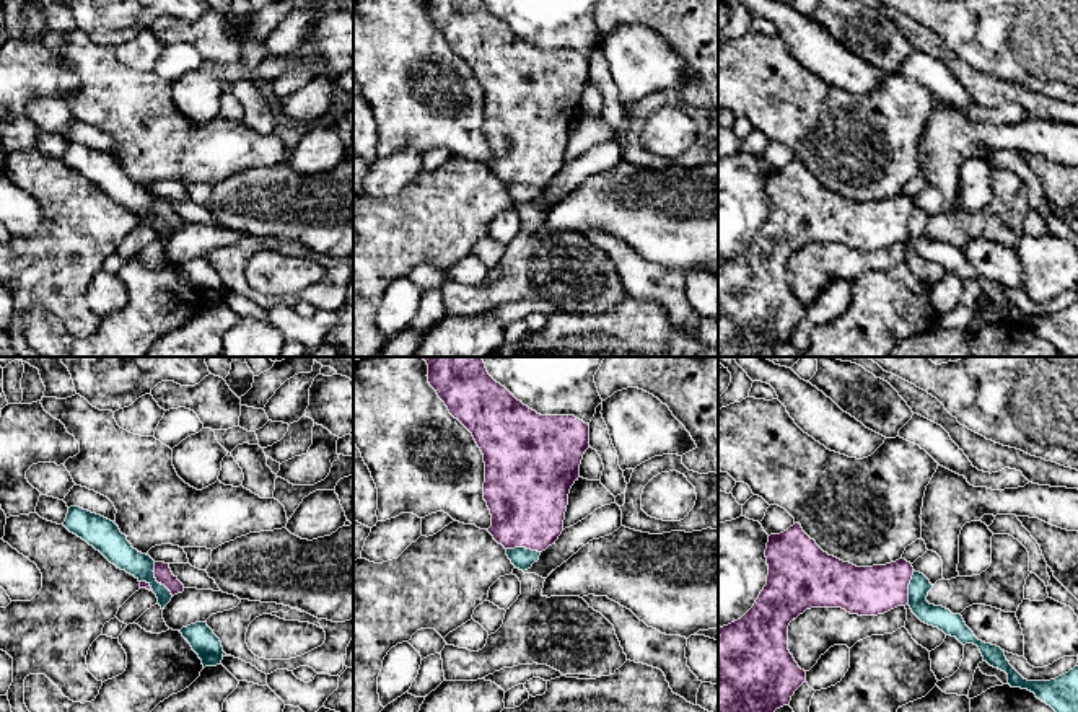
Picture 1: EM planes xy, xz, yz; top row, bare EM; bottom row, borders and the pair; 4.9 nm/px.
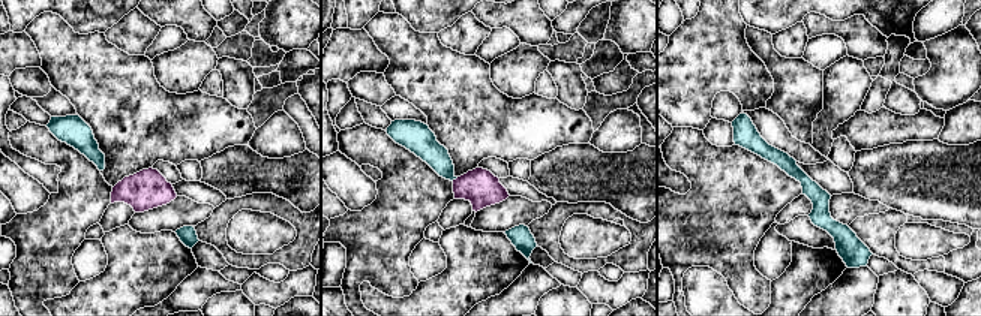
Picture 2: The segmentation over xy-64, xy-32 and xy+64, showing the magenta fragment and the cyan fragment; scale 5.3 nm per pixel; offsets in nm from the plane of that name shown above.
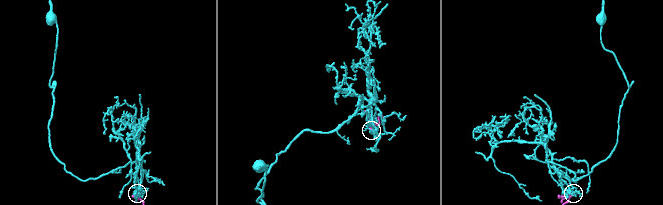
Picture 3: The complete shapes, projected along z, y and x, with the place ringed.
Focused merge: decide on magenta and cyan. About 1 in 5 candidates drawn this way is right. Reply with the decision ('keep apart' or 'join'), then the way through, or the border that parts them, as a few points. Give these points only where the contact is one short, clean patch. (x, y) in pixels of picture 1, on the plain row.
keep apart

